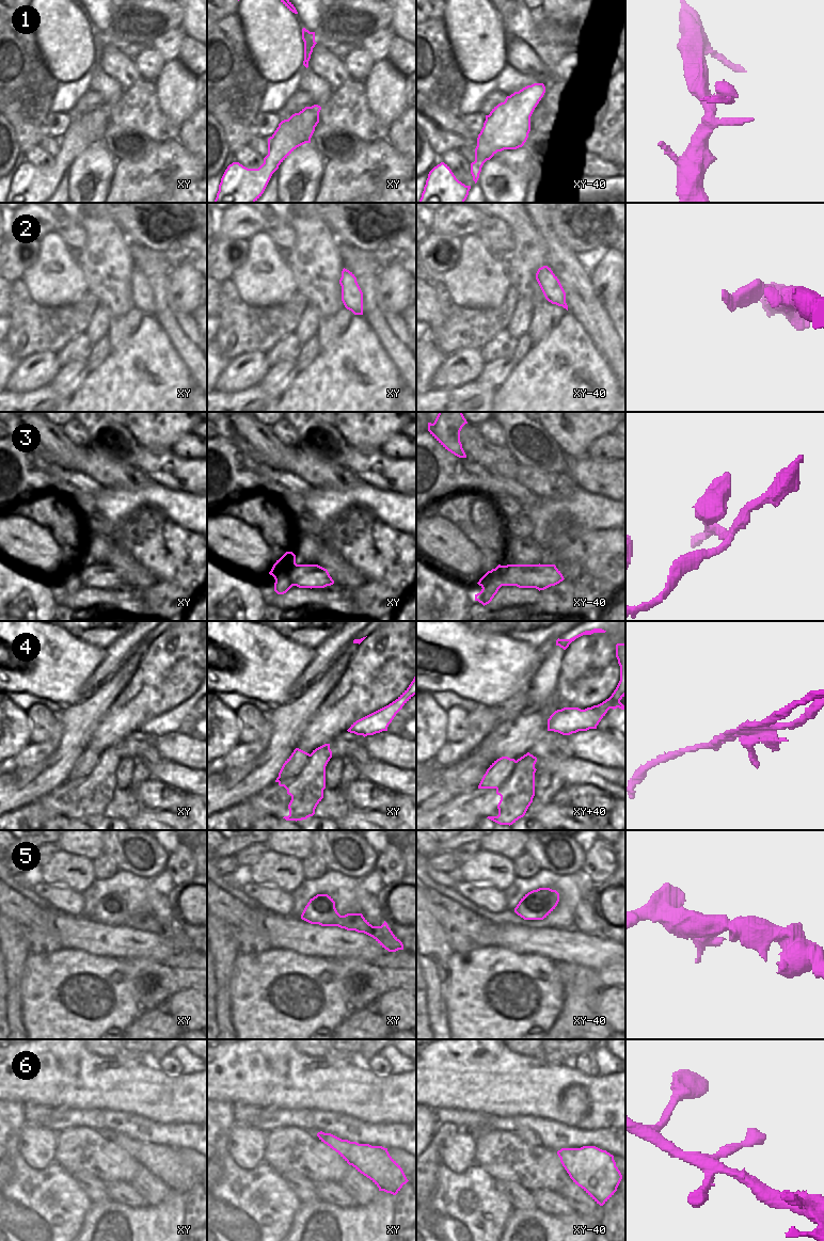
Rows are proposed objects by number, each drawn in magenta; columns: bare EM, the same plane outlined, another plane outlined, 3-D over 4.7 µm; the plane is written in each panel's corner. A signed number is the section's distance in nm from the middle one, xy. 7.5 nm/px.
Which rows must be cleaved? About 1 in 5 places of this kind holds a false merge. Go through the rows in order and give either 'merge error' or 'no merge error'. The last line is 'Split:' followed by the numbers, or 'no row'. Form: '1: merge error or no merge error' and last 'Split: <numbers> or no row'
1: no merge error
2: no merge error
3: no merge error
4: merge error
5: no merge error
6: no merge error
Split: 4

